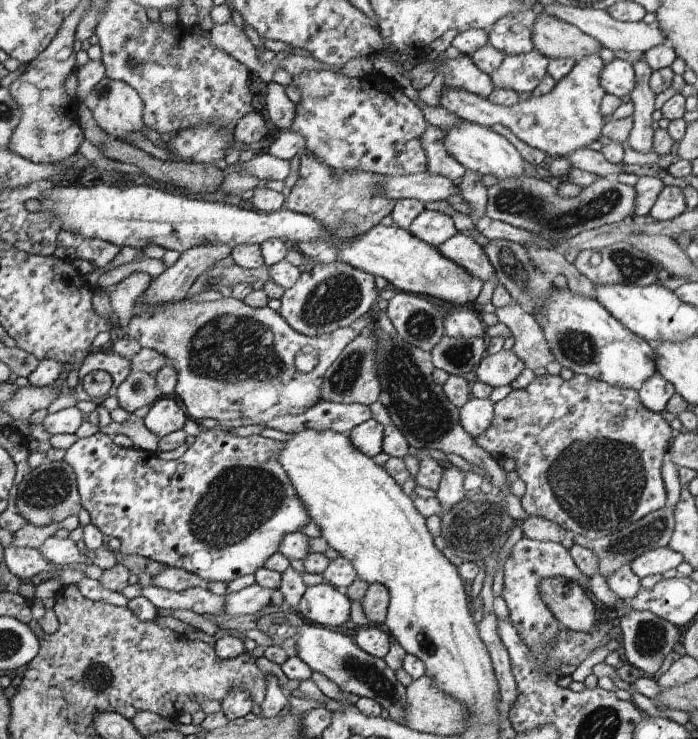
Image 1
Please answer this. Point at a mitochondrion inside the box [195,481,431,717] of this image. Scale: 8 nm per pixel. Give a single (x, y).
(365, 673)

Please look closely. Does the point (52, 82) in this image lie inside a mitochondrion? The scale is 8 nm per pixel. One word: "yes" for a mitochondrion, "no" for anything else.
no

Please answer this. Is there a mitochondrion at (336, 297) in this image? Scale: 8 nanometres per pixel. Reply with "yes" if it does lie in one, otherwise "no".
yes

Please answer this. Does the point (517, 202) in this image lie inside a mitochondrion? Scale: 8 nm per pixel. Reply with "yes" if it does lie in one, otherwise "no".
yes

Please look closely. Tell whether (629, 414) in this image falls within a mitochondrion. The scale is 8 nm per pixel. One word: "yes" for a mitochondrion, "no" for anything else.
no

